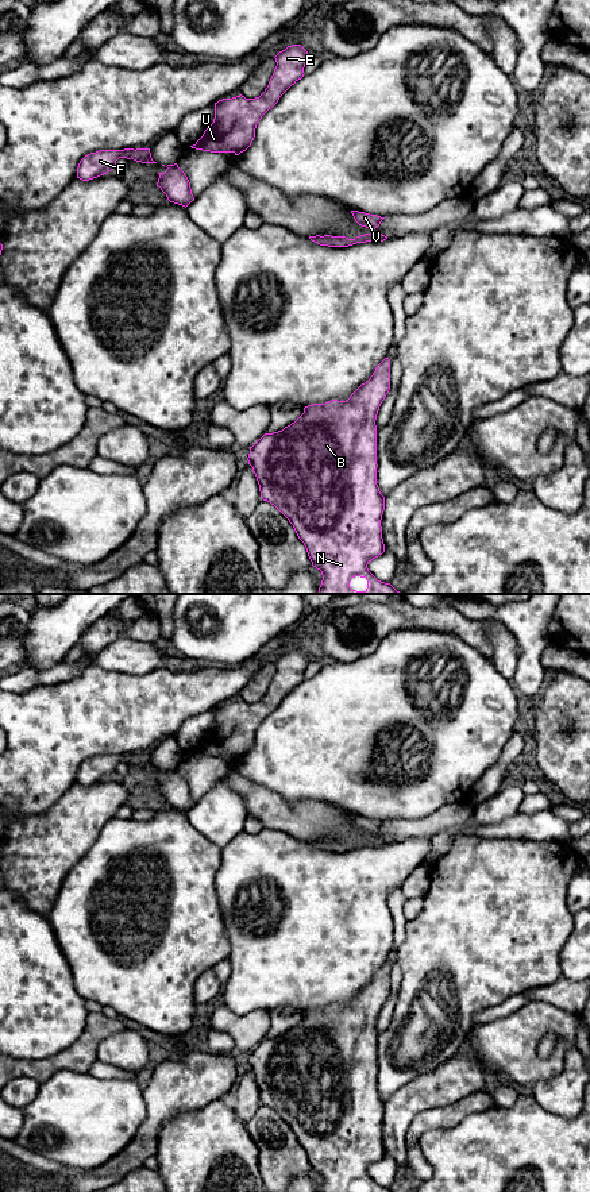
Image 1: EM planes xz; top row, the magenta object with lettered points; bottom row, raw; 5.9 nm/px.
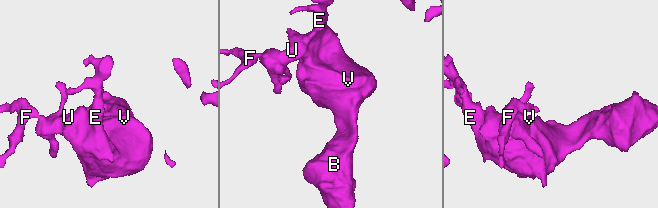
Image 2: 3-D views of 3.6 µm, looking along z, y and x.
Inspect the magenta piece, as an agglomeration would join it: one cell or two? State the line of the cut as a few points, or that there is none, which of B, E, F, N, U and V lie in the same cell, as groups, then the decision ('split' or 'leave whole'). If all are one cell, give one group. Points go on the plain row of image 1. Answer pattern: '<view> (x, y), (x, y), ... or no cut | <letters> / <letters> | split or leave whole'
no cut | B E F N U V | leave whole

